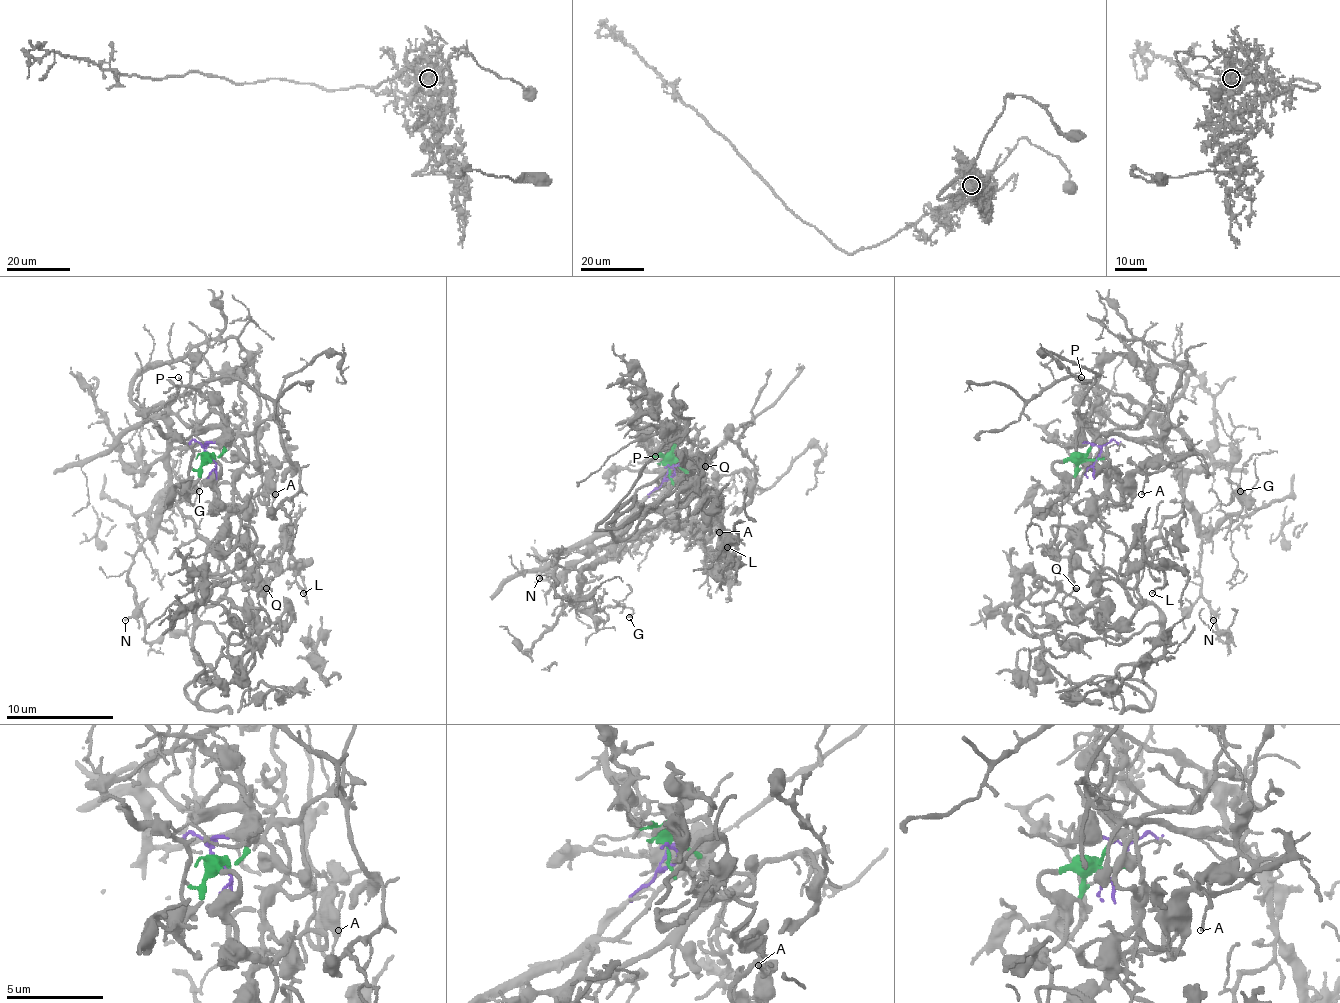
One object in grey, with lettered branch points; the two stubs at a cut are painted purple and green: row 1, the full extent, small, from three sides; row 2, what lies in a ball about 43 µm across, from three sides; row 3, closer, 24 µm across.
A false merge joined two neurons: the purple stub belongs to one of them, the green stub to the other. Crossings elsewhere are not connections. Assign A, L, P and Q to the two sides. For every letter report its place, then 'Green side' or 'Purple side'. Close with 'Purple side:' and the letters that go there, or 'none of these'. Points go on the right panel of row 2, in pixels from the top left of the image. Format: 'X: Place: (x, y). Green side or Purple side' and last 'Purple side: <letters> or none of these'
A: Place: (1141, 494). Green side
L: Place: (1152, 593). Green side
P: Place: (1081, 377). Purple side
Q: Place: (1076, 588). Green side
Purple side: P

